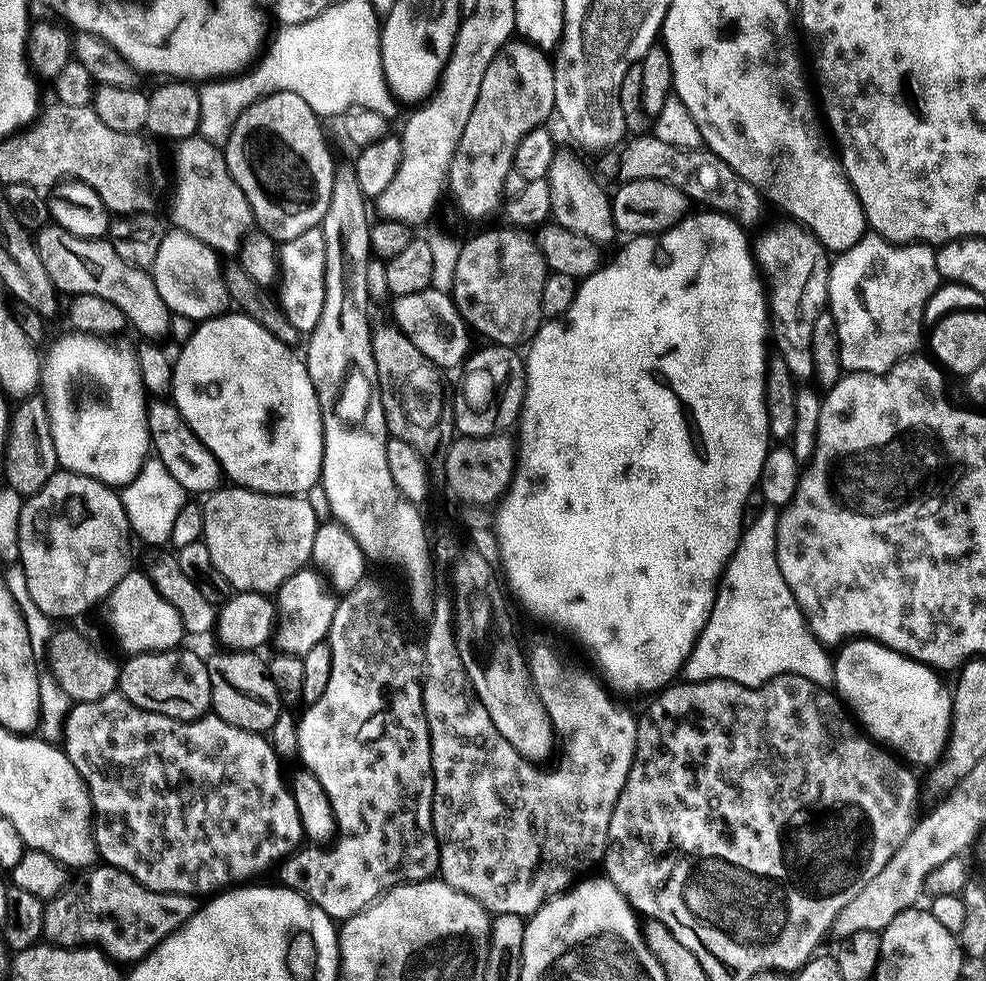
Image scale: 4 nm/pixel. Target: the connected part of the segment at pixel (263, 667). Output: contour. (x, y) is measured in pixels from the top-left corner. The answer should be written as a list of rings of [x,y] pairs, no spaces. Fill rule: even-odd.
[[[231,650],[225,651],[223,653],[225,656],[208,656],[206,663],[208,665],[208,673],[210,674],[210,690],[212,691],[212,707],[211,711],[215,713],[217,716],[221,716],[223,720],[226,722],[230,722],[230,726],[238,726],[242,730],[246,730],[247,732],[259,732],[261,734],[267,733],[269,729],[275,724],[275,720],[278,718],[280,712],[282,711],[282,701],[280,695],[278,694],[278,690],[274,686],[274,682],[270,678],[270,674],[268,673],[268,665],[262,659],[259,660],[259,655],[256,652],[234,652]]]

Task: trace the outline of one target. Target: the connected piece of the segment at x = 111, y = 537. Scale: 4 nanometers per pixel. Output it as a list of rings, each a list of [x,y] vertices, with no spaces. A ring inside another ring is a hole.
[[[57,470],[40,492],[23,501],[18,526],[18,562],[26,570],[34,606],[44,616],[57,618],[76,616],[95,600],[103,601],[130,570],[128,540],[124,507],[109,485],[92,476]]]

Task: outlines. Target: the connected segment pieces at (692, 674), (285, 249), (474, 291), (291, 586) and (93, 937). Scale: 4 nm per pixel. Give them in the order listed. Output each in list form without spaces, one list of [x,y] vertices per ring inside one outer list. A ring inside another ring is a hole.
[[[762,510],[758,520],[743,529],[740,545],[724,570],[710,618],[684,663],[683,675],[689,681],[733,680],[756,688],[789,672],[828,686],[834,680],[834,660],[828,652],[808,629],[782,570],[778,570],[772,512]]]
[[[317,226],[298,234],[298,238],[285,240],[278,248],[278,287],[280,308],[292,325],[302,334],[311,334],[322,318],[324,305],[324,271],[326,270],[326,242],[323,227]]]
[[[503,227],[480,232],[461,243],[450,295],[473,333],[481,332],[485,341],[493,344],[524,346],[545,319],[542,288],[550,269],[539,239],[531,231]]]
[[[305,566],[290,578],[286,578],[284,585],[275,593],[274,603],[276,606],[274,644],[276,642],[277,653],[303,658],[311,648],[327,641],[338,602],[326,589],[319,572]]]
[[[93,867],[81,884],[73,883],[47,901],[43,939],[58,948],[98,946],[113,962],[139,962],[196,913],[198,904],[193,897],[150,890],[131,878],[112,880],[112,875],[111,867]]]

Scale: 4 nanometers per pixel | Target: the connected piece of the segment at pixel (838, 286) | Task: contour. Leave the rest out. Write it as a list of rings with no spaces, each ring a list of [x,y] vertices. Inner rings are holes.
[[[865,234],[854,246],[850,246],[846,251],[839,253],[831,261],[828,270],[828,302],[827,307],[832,313],[836,323],[836,337],[840,343],[840,367],[848,372],[888,372],[899,360],[903,360],[915,353],[920,344],[920,335],[925,335],[926,325],[923,320],[923,312],[926,310],[927,303],[935,294],[937,288],[942,284],[942,277],[938,274],[936,265],[936,248],[930,244],[891,244],[886,238],[875,234]]]

